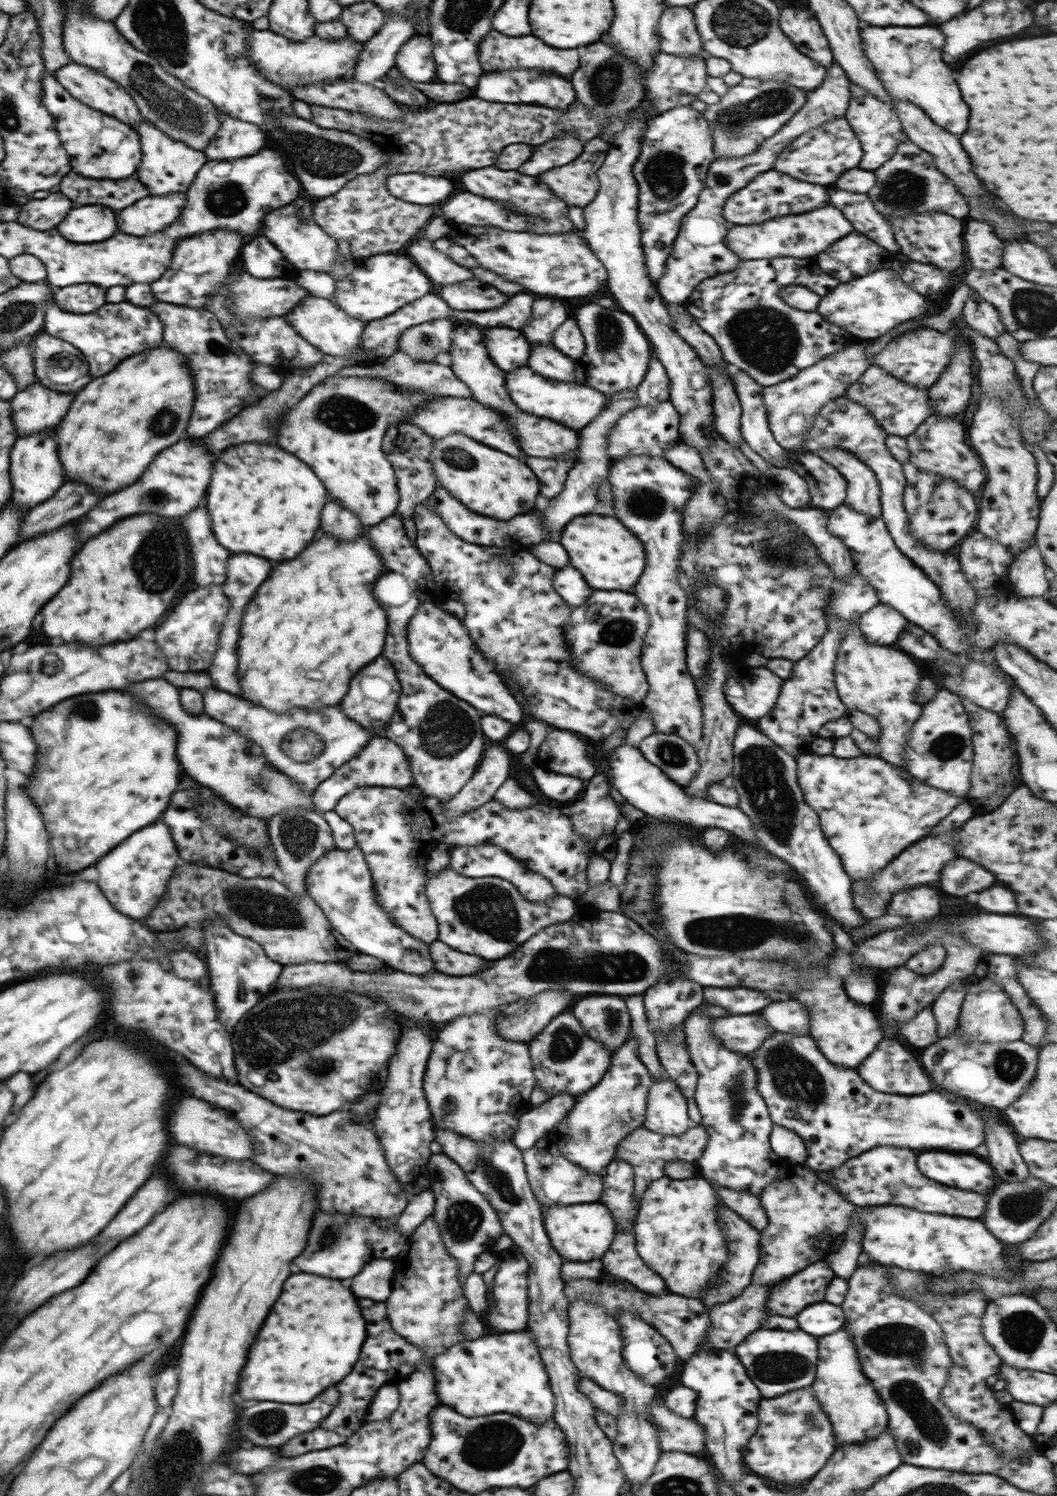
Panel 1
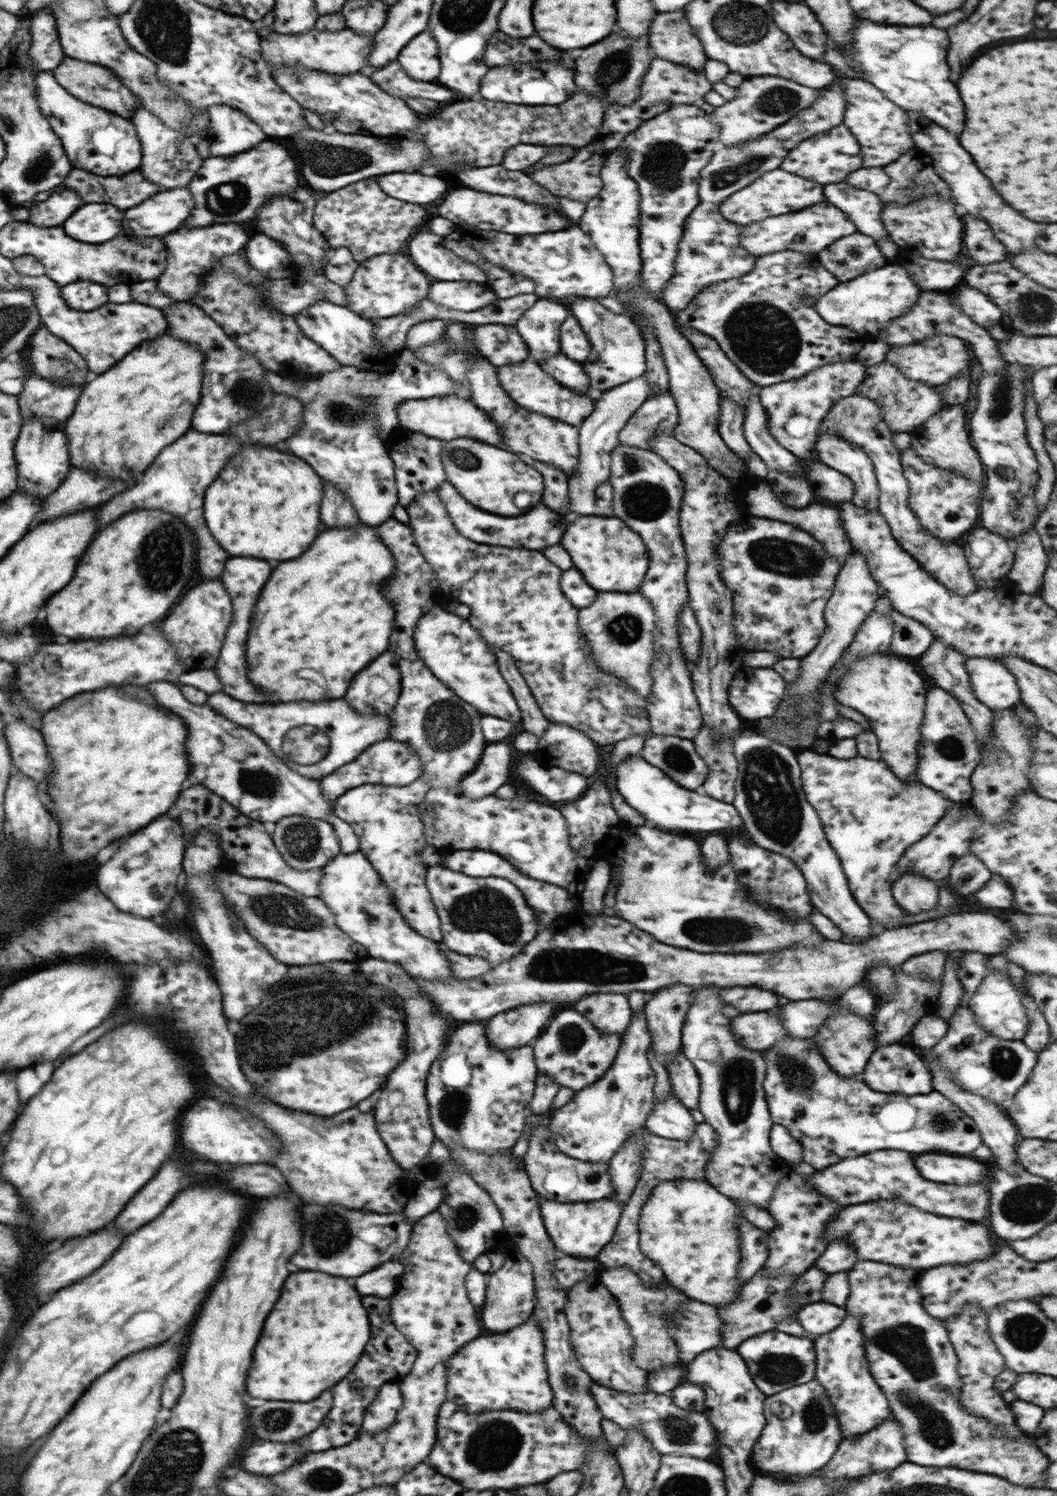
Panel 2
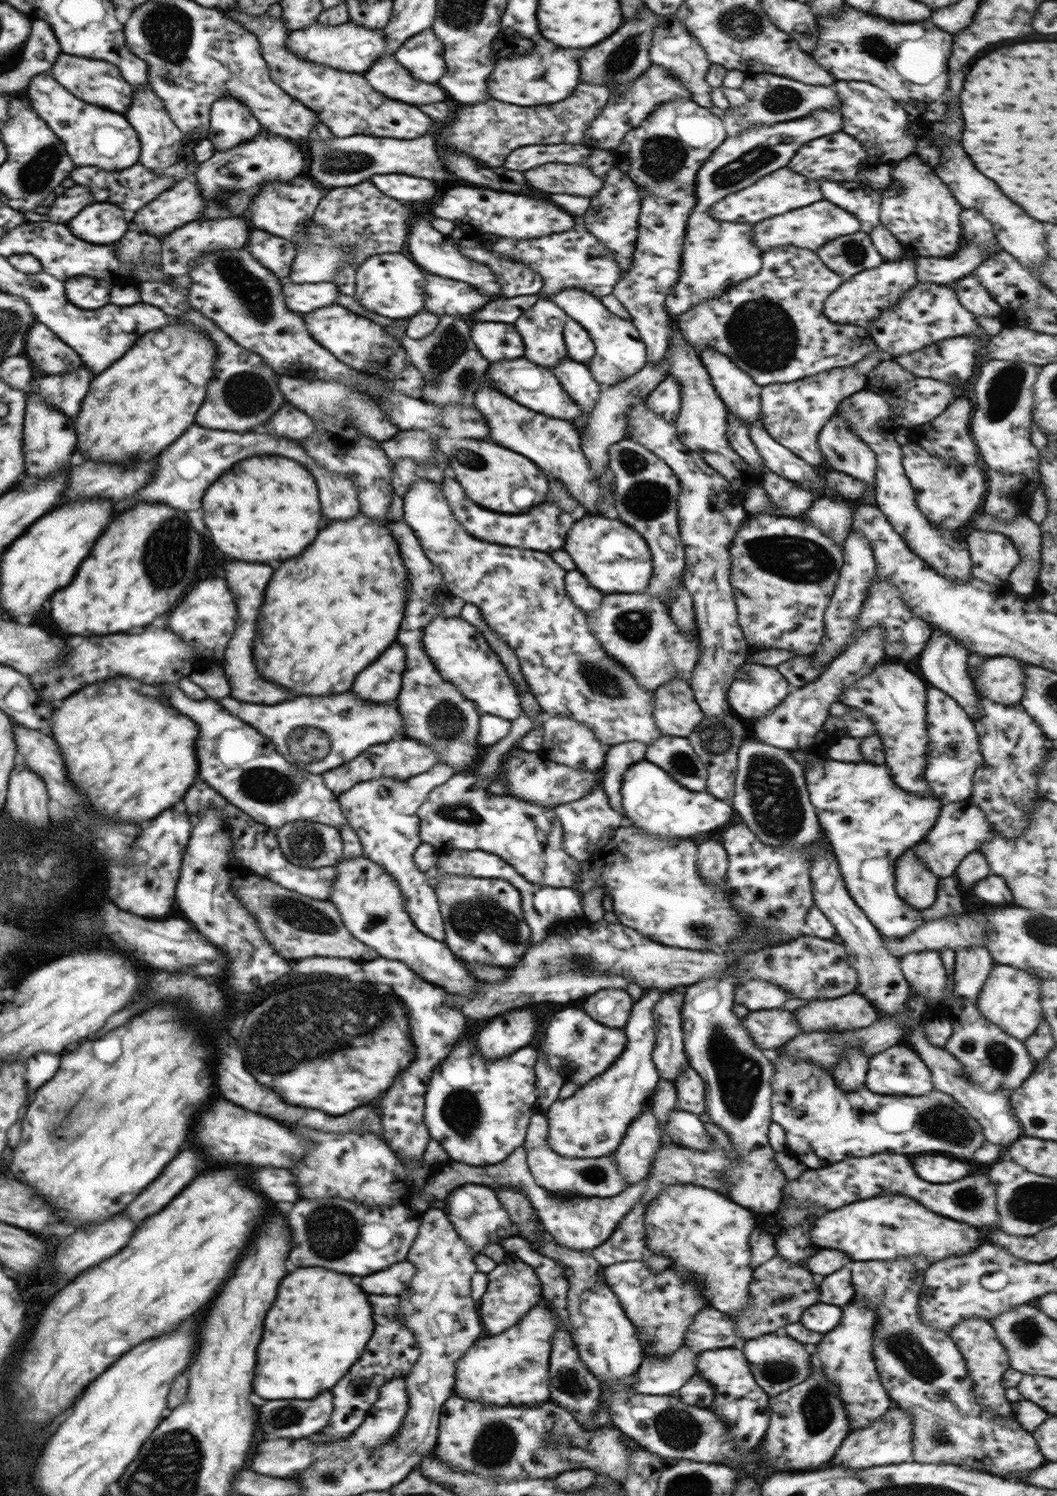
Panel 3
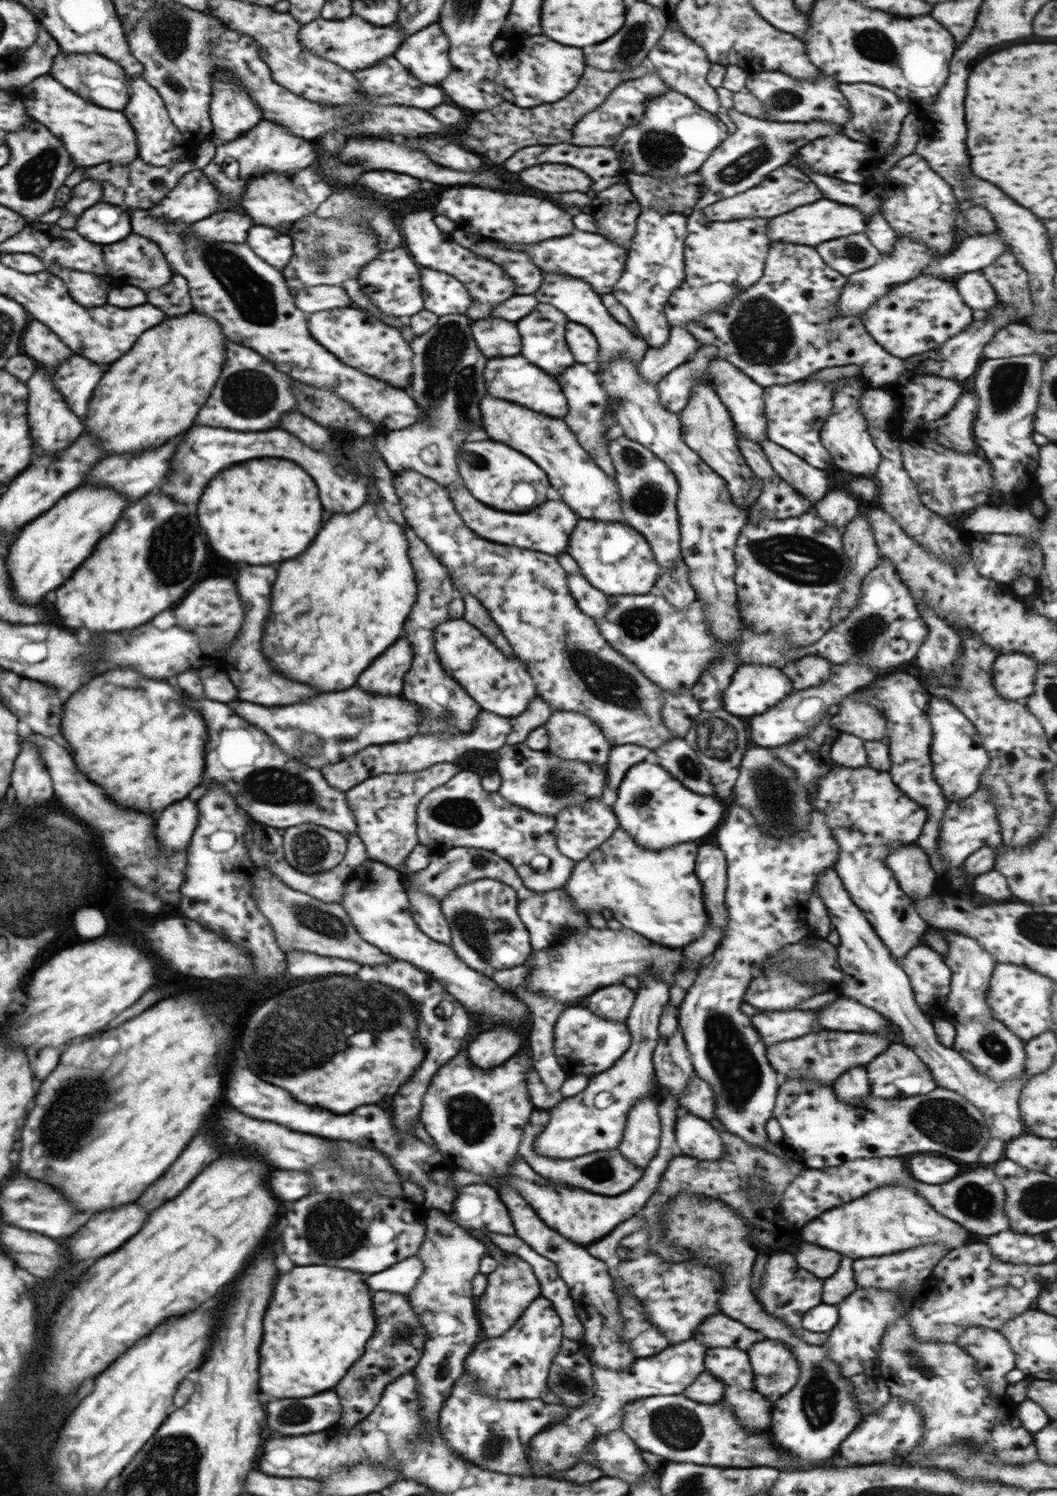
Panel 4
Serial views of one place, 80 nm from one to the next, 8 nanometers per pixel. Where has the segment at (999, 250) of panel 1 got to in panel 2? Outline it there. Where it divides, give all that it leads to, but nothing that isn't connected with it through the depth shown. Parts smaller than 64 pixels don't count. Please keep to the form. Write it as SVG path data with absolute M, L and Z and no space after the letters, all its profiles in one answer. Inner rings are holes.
M967 212L963 220L963 242L965 254L974 259L977 265L990 265L1008 256L1006 247L996 238L991 226L984 220L974 218Z

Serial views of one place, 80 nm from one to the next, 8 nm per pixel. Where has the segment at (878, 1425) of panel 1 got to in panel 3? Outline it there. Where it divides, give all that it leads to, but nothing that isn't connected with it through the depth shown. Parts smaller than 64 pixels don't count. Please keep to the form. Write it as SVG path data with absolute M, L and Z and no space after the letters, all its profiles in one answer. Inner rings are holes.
M851 1300L842 1310L842 1322L830 1332L825 1333L822 1340L815 1345L823 1375L839 1388L837 1393L846 1409L850 1431L866 1428L878 1418L882 1418L887 1413L886 1410L890 1408L890 1404L894 1405L882 1386L876 1363L874 1363L872 1335L875 1334L877 1316L873 1308L866 1308L866 1306L867 1304L863 1302Z

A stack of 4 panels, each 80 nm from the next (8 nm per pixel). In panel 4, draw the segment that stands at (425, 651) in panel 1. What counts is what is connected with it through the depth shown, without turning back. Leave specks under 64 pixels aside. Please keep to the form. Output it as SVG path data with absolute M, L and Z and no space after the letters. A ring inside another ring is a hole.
M448 619L442 622L436 627L434 644L440 662L444 662L444 670L448 670L448 674L452 674L451 677L460 682L463 689L480 705L481 710L513 719L520 716L528 708L530 701L537 696L535 682L531 674L528 674L528 667L518 661L516 656L508 658L498 646L492 644L490 638L484 637L484 634L467 620Z

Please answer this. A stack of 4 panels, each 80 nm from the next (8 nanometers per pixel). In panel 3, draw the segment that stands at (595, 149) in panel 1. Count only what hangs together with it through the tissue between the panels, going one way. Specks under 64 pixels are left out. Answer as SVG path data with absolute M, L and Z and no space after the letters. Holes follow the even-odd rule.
M582 163L544 164L524 172L526 180L550 194L574 194L574 196L594 196L602 188L602 180L594 176L592 169Z

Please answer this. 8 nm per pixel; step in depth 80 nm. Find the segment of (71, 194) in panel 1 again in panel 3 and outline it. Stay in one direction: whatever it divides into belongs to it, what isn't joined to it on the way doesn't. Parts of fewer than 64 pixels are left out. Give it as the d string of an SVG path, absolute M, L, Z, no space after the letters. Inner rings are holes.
M138 162L130 168L124 170L113 170L112 172L104 172L96 166L91 167L76 167L69 174L75 185L88 186L92 190L92 196L96 202L116 202L120 208L124 210L140 210L144 204L148 204L150 200L154 200L160 192L172 188L174 178L160 178L157 174L151 172L142 163Z

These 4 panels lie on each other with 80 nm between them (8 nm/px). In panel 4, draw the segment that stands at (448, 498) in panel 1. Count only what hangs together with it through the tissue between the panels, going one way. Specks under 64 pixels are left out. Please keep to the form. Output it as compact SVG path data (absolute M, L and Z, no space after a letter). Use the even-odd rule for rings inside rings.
M462 484L448 485L448 496L454 503L456 512L466 523L466 526L476 534L498 542L498 544L508 544L508 546L520 546L528 550L544 552L544 554L560 554L566 552L568 548L568 538L578 524L576 513L563 501L554 500L554 502L544 502L542 506L534 508L528 514L508 514L502 510L488 508L470 494L470 491Z

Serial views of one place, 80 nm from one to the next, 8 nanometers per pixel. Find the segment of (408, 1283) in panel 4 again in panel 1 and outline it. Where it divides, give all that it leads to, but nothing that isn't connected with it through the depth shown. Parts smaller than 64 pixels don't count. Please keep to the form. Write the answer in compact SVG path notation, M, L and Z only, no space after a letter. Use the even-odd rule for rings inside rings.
M376 1260L366 1264L360 1270L360 1274L352 1278L350 1288L358 1298L384 1302L392 1292L392 1282L390 1282L392 1276L394 1276L394 1264L390 1260Z

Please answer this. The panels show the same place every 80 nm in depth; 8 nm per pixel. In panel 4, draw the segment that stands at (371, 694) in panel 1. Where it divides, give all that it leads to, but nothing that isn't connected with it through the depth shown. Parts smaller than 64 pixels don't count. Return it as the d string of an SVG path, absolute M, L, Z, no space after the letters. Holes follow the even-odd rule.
M400 638L392 644L364 674L358 678L358 686L362 690L372 690L370 694L384 694L384 696L398 696L402 692L404 674L412 664L411 642Z

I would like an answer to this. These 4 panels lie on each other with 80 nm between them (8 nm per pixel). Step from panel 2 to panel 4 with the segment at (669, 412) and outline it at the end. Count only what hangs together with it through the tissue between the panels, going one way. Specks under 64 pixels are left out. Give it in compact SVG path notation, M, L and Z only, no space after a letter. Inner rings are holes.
M772 242L765 260L763 275L754 285L738 293L721 311L701 314L702 317L688 324L686 329L695 335L695 338L700 339L702 344L695 350L690 360L686 360L657 382L660 403L666 406L667 410L679 413L688 405L692 396L691 390L700 379L707 379L711 383L708 367L715 358L731 362L763 387L803 381L824 368L848 366L848 364L862 366L862 376L870 382L872 389L894 382L902 373L908 372L903 359L888 354L888 351L870 336L860 318L837 314L837 302L848 279L837 270L828 267L814 248L800 248L798 244L788 242Z

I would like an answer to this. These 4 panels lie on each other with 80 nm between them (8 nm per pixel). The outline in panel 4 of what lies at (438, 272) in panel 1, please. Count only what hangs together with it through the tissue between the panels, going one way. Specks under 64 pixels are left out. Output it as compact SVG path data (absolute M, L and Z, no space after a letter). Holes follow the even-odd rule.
M414 210L414 214L406 214L400 224L406 248L419 266L445 272L466 284L470 296L474 298L472 308L468 310L468 316L474 318L474 321L486 318L494 306L516 295L512 278L508 278L498 264L484 260L484 257L478 258L478 255L472 254L467 248L454 244L450 240L450 234L444 234L436 226L434 214L430 210Z

